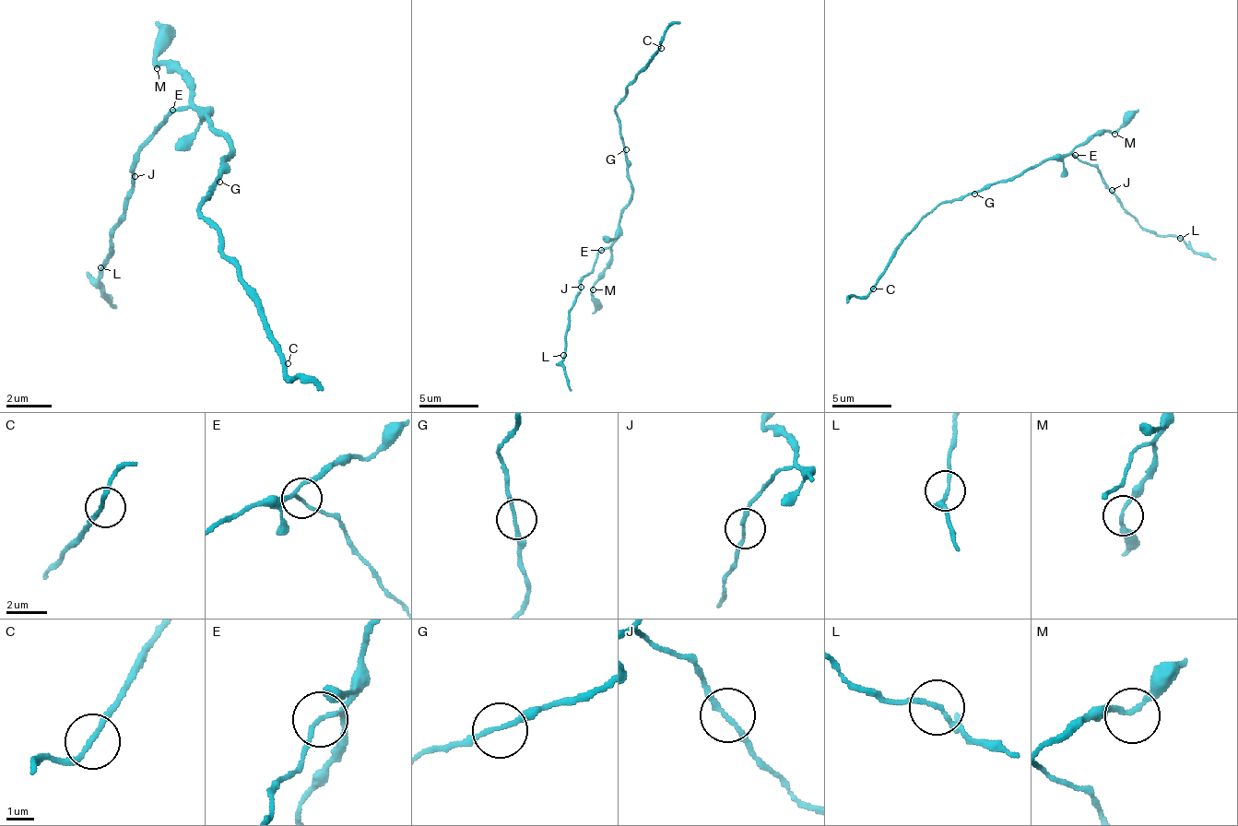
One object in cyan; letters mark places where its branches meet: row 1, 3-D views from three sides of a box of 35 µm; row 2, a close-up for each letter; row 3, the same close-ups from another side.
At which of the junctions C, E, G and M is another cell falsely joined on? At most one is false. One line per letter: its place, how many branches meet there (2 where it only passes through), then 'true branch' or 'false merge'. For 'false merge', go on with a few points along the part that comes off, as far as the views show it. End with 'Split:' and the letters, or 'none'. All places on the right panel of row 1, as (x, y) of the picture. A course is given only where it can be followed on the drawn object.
C: at (873, 289); 2 branches meet; true branch
E: at (1075, 155); 3 branches meet; true branch
G: at (974, 194); 2 branches meet; true branch
M: at (1114, 134); 2 branches meet; true branch
Split: none

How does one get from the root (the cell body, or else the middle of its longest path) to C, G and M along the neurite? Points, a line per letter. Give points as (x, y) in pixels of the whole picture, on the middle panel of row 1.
C: (629, 200), (631, 182), (626, 167), (617, 104), (661, 48)
G: (629, 200), (631, 182), (626, 167), (626, 149)
M: (629, 200), (619, 215), (619, 236), (610, 248), (610, 263), (593, 289)

